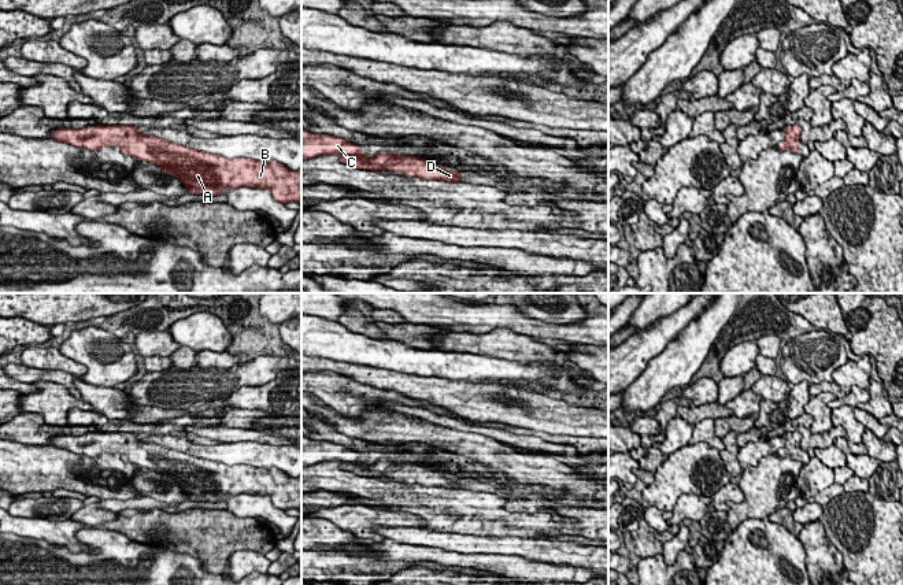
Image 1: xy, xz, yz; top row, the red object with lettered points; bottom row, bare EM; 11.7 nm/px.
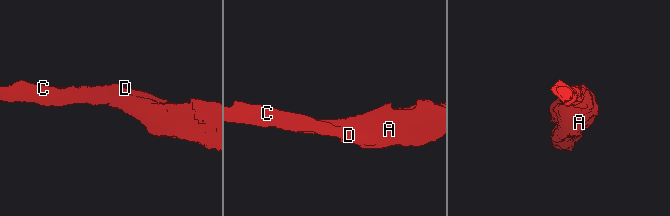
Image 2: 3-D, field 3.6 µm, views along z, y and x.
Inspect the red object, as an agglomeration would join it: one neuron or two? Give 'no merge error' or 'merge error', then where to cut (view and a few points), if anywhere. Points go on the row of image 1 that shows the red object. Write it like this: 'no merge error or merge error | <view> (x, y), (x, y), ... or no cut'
no merge error | no cut

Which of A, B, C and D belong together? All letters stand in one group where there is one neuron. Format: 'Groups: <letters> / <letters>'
Groups: A B C D

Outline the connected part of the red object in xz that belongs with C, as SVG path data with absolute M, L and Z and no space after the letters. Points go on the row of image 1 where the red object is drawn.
M301 130L301 159L312 159L332 153L336 153L340 162L356 169L370 171L388 170L391 173L403 173L408 177L460 182L459 171L444 169L440 164L433 164L417 156L378 152L373 158L369 158L360 153L358 145L344 138Z

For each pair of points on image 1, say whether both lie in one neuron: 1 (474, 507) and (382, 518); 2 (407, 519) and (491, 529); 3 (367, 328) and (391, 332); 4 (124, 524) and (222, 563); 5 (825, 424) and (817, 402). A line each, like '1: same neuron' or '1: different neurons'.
1: different neurons
2: different neurons
3: different neurons
4: same neuron
5: same neuron

